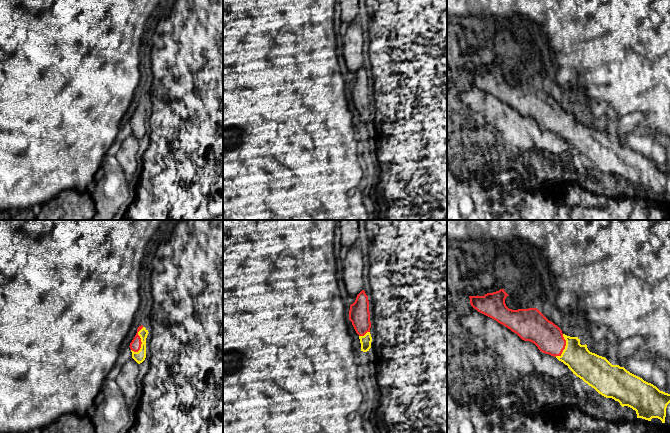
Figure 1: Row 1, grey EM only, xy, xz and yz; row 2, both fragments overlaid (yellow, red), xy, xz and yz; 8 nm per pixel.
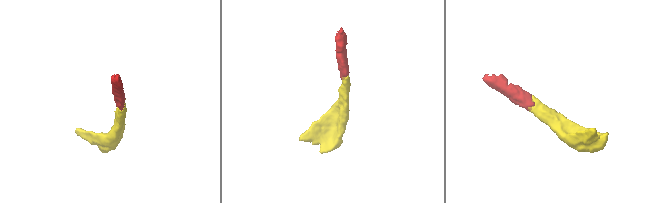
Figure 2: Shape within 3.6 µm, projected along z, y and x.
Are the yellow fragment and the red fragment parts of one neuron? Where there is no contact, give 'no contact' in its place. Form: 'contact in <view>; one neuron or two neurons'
contact in xy; one neuron

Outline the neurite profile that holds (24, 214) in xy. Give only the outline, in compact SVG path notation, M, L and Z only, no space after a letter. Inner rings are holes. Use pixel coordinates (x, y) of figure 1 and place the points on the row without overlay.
M21 209L12 212L13 220L36 220L36 216L34 215L31 209Z

